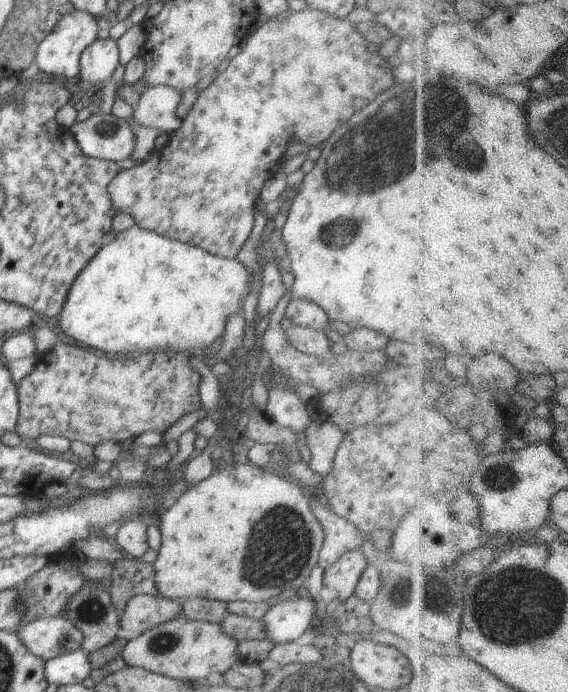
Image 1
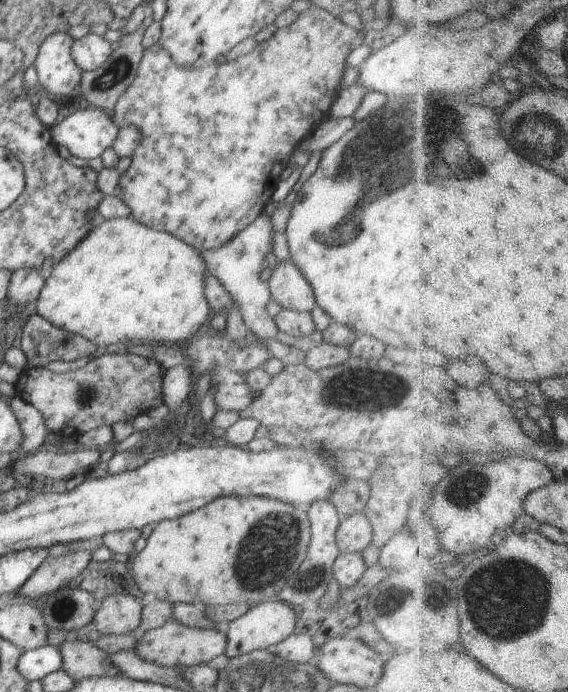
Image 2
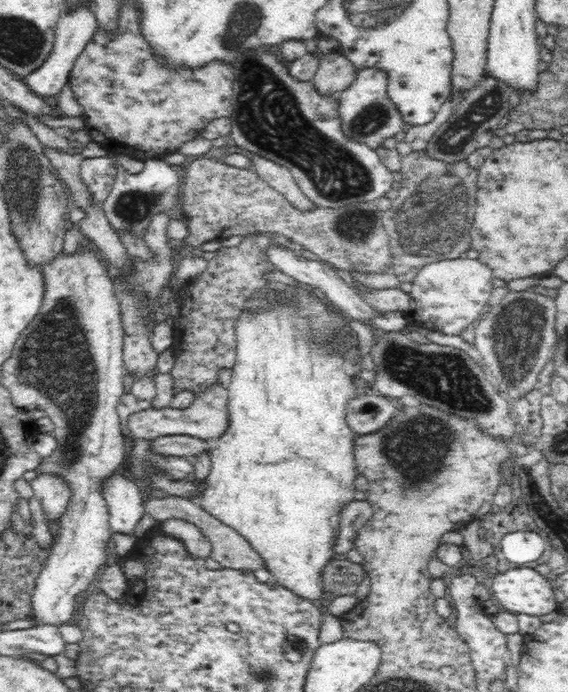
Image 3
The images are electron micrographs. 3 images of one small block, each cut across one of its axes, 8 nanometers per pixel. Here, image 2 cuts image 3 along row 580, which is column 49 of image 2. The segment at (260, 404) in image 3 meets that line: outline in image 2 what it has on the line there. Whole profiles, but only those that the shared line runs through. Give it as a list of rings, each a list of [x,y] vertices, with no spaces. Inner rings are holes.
[[[131,216],[127,219],[99,219],[96,226],[82,239],[75,249],[66,255],[60,262],[53,265],[53,271],[48,279],[45,280],[44,286],[40,291],[36,301],[37,314],[45,318],[50,324],[66,329],[71,333],[80,335],[86,340],[95,344],[101,352],[112,344],[125,347],[128,343],[145,343],[145,344],[179,344],[184,345],[188,340],[196,336],[198,330],[206,320],[213,316],[211,306],[205,295],[205,280],[209,276],[209,268],[205,258],[200,254],[200,250],[186,244],[181,238],[174,236],[166,231],[154,230],[136,222]]]

